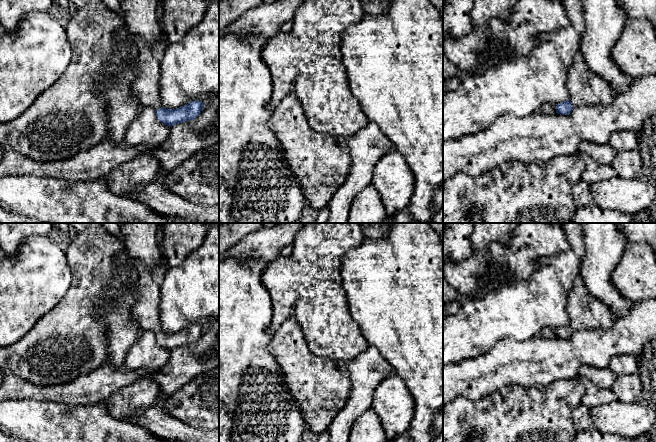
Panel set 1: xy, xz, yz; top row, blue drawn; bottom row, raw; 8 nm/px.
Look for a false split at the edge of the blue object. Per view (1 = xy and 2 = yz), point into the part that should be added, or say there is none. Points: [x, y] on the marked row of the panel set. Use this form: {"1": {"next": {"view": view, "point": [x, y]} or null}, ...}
{"1": {"next": {"view": "xy", "point": [146, 85]}}, "2": {"next": {"view": "yz", "point": [586, 88]}}}

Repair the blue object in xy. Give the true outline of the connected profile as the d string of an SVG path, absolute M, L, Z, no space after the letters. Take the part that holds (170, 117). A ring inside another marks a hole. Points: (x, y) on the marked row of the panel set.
M138 40L137 47L137 74L132 83L132 91L139 103L154 108L157 119L169 127L195 119L203 109L204 103L201 101L191 101L176 109L166 109L161 106L160 55L149 50L142 40Z

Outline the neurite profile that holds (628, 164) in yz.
M639 150L618 152L611 166L621 178L636 178L642 169L641 153Z

